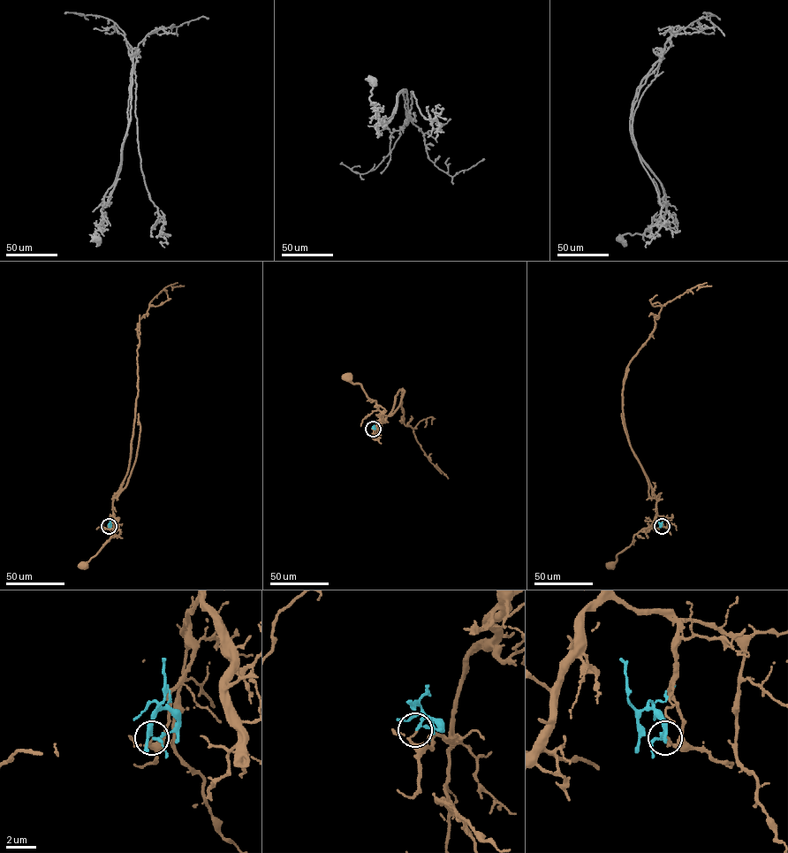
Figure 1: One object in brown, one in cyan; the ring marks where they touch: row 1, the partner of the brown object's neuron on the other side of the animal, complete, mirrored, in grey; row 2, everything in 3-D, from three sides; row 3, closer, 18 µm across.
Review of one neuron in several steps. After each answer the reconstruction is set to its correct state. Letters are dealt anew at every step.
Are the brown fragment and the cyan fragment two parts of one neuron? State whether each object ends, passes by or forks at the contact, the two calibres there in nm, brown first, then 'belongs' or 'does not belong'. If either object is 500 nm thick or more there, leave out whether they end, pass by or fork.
brown passes by; cyan passes by; 100 nm thick on the brown side, 150 nm on the other; does not belong

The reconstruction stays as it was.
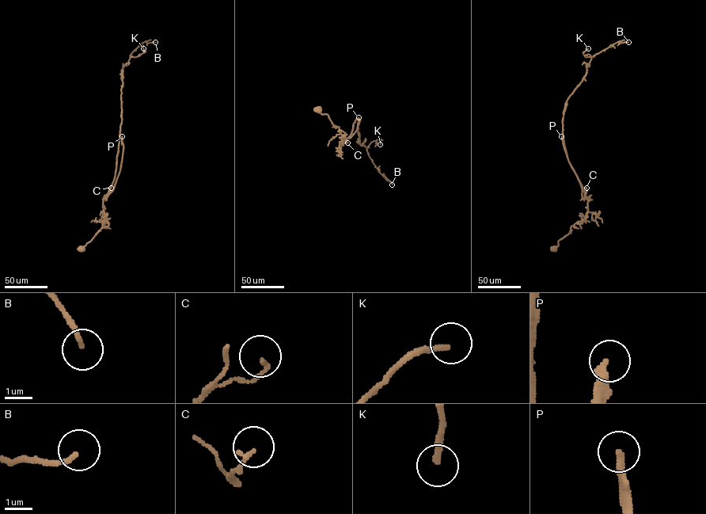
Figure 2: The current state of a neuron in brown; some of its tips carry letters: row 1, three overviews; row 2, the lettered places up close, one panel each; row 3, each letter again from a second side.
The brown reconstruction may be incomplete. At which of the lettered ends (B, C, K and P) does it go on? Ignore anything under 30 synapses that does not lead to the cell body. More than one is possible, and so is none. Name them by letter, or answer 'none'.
P

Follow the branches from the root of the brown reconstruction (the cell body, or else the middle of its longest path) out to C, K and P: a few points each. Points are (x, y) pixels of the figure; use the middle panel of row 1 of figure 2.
C: (319, 111), (327, 114), (332, 123), (339, 127), (343, 136), (339, 144), (343, 140), (347, 142)
K: (319, 111), (339, 127), (339, 144), (351, 135), (358, 118), (358, 142), (367, 147), (380, 138), (380, 144)
P: (319, 111), (339, 127), (343, 136), (339, 144), (356, 131), (358, 117)

